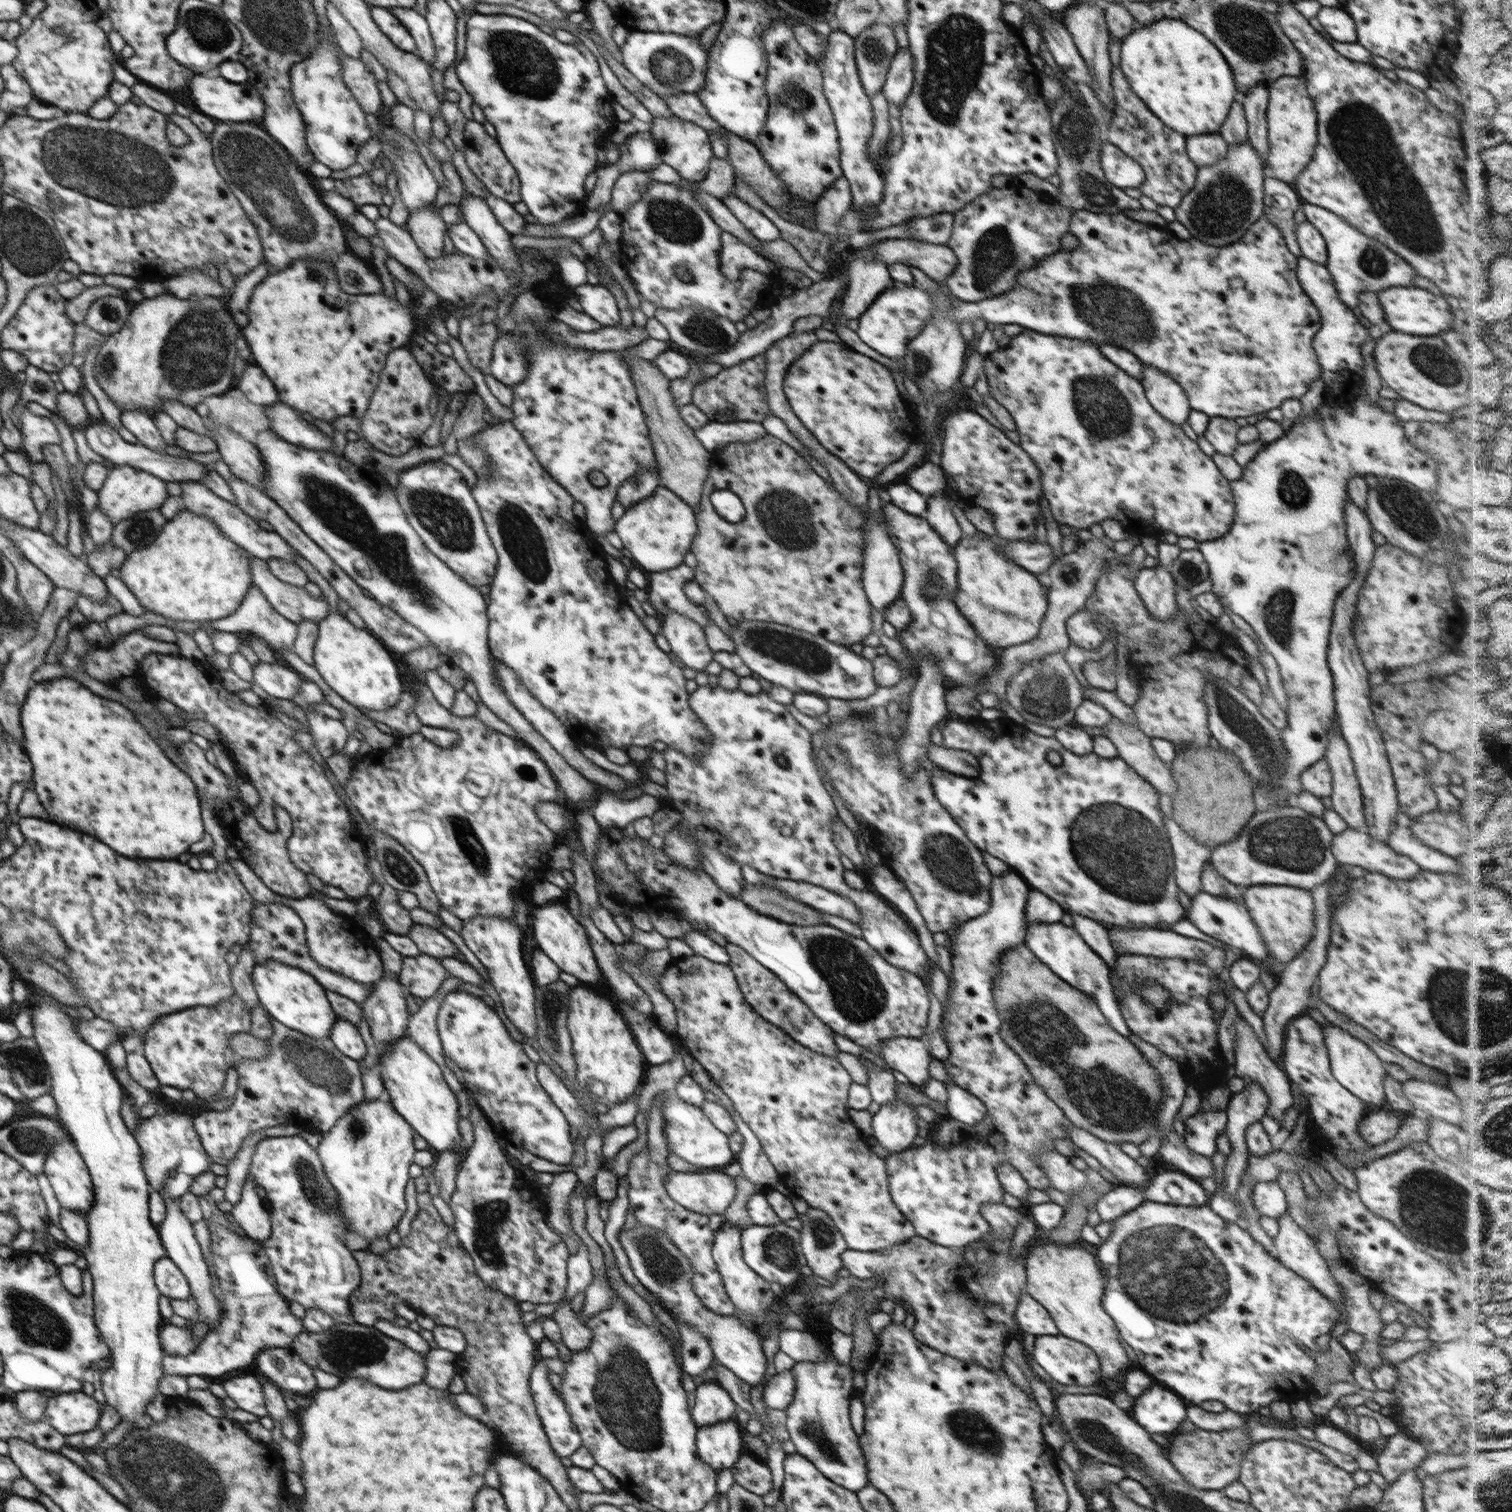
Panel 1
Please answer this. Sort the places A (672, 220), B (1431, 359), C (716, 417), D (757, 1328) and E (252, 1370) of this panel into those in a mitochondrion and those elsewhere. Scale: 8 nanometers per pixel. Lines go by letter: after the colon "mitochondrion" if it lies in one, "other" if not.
A: mitochondrion
B: mitochondrion
C: other
D: other
E: other

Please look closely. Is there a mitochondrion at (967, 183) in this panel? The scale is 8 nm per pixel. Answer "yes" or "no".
no

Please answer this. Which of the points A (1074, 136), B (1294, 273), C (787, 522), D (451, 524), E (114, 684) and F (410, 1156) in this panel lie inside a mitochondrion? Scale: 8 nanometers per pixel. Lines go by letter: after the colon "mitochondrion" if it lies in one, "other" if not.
A: mitochondrion
B: other
C: mitochondrion
D: mitochondrion
E: other
F: other

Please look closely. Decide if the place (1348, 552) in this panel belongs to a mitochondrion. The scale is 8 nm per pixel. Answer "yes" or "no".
no

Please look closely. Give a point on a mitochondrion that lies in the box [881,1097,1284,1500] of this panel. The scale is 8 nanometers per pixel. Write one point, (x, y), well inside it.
(1169, 1271)

